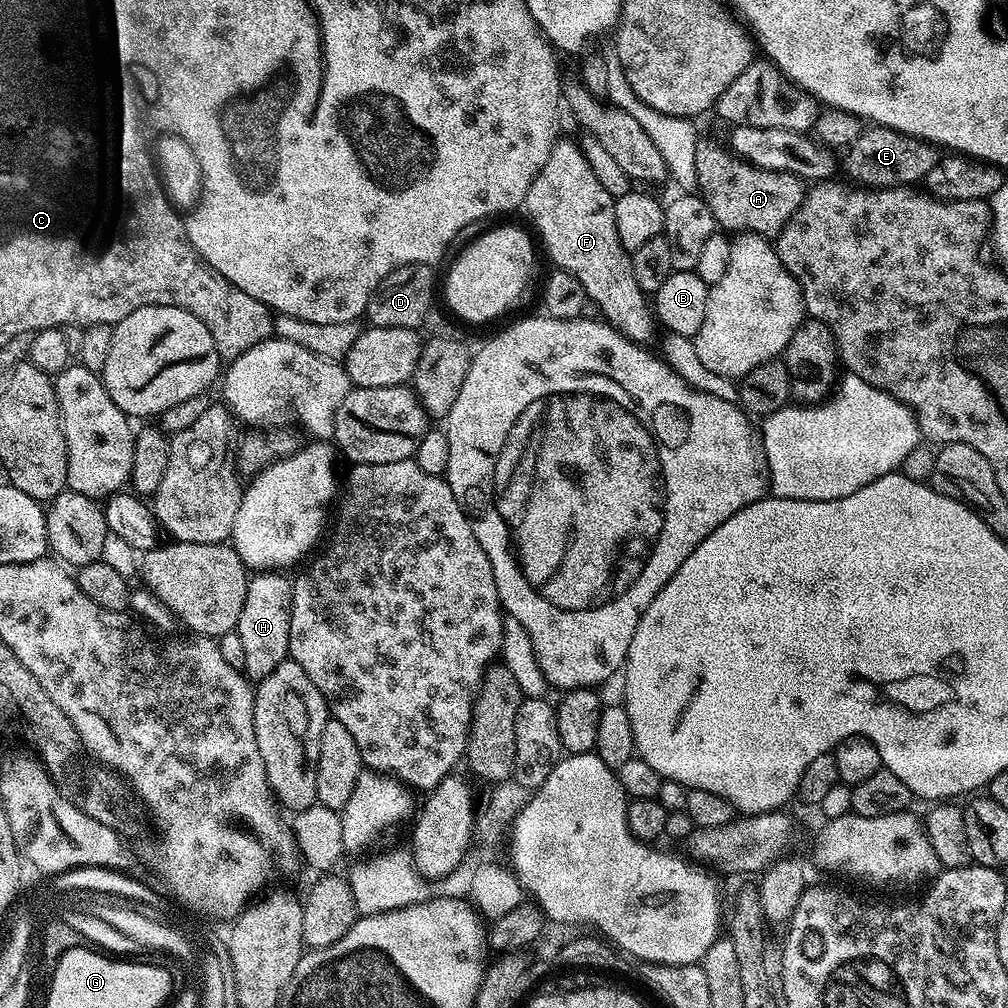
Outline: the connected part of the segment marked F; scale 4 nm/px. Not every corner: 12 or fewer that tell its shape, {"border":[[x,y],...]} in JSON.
{"border":[[557,139],[523,207],[599,315],[648,342],[614,197]]}

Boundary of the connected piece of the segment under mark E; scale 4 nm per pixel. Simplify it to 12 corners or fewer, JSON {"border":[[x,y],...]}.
{"border":[[865,127],[842,164],[865,188],[916,186],[941,149]]}

